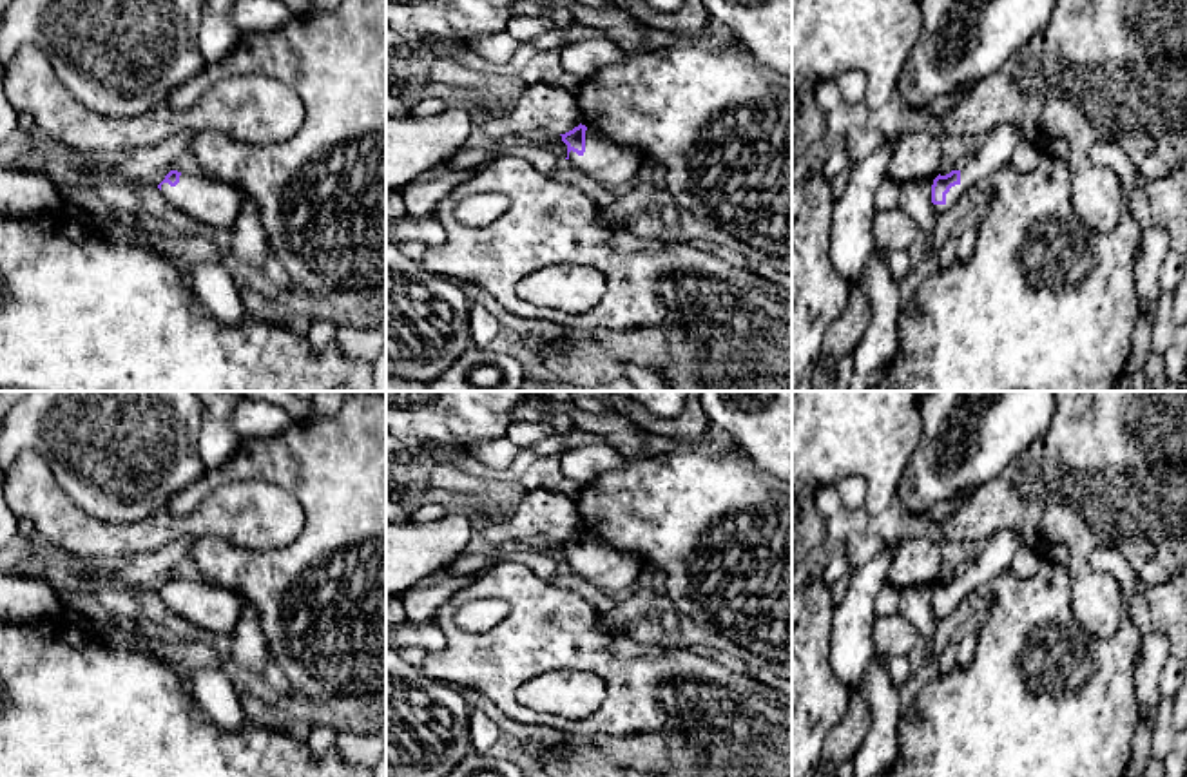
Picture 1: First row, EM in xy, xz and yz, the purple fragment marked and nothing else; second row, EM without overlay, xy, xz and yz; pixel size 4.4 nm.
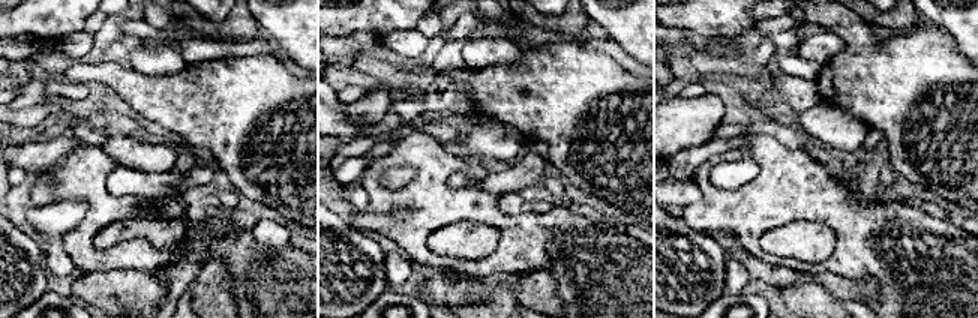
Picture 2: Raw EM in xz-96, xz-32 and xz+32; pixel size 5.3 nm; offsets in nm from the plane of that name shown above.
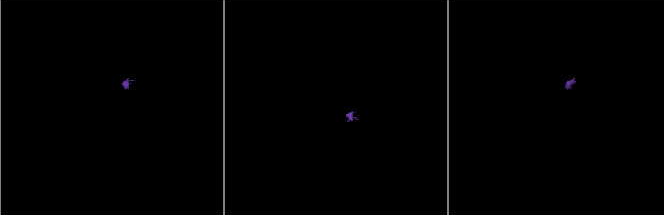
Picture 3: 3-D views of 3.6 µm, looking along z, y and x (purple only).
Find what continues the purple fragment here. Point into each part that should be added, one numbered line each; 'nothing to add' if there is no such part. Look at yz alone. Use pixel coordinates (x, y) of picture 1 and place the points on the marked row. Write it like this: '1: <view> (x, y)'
1: yz (997, 151)

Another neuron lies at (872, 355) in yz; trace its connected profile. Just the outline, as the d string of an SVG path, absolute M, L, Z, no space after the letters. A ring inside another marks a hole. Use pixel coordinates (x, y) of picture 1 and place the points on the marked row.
M875 250L857 284L872 306L870 324L854 350L854 373L848 391L873 391L897 350L897 319L901 313L899 283Z

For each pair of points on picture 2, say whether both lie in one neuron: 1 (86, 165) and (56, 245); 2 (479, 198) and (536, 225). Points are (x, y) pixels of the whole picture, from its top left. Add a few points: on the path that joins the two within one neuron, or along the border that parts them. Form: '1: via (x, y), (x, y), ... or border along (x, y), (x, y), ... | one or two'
1: border along (39, 206), (81, 198), (89, 207) | two
2: via (492, 212), (509, 225), (522, 225) | one

